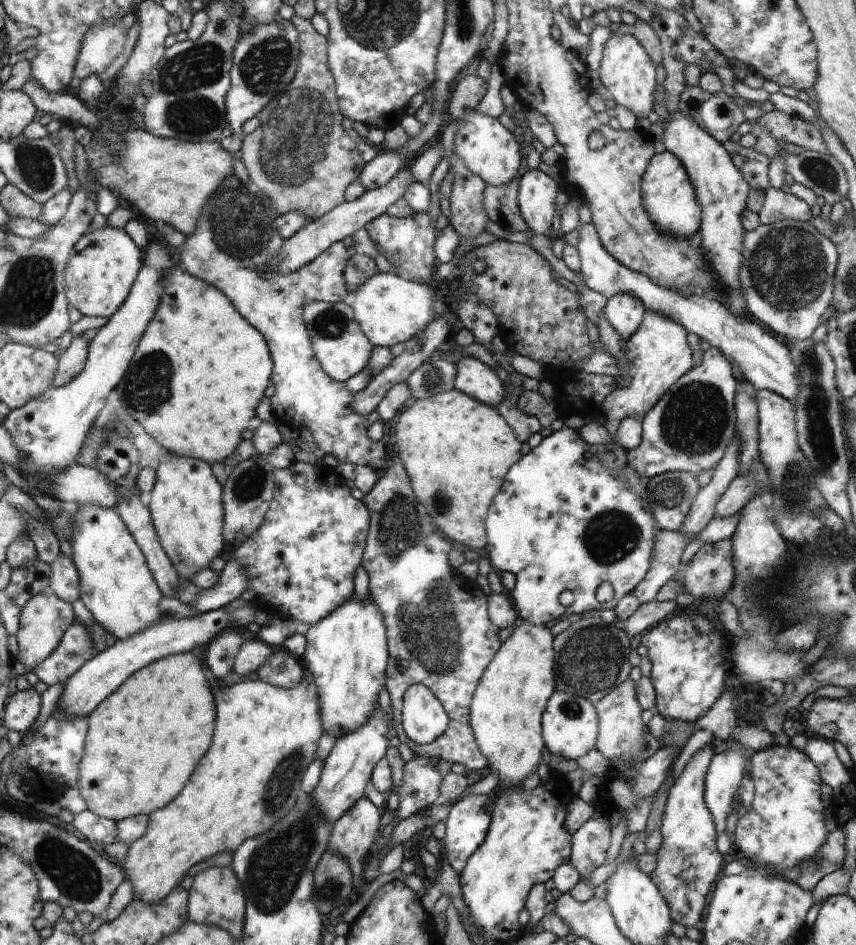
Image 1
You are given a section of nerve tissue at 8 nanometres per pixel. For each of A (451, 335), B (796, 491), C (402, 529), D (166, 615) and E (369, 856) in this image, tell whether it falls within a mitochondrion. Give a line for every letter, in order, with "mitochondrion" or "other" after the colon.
A: other
B: mitochondrion
C: mitochondrion
D: other
E: other

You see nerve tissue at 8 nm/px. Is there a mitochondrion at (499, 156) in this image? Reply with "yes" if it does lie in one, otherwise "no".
no

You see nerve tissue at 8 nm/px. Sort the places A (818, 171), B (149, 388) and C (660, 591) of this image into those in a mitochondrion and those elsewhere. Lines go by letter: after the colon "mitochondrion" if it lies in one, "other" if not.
A: mitochondrion
B: mitochondrion
C: other

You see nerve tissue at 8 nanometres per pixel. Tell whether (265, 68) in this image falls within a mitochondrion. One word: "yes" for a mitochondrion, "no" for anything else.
yes

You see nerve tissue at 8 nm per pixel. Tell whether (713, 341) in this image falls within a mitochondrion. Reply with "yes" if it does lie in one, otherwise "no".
no

